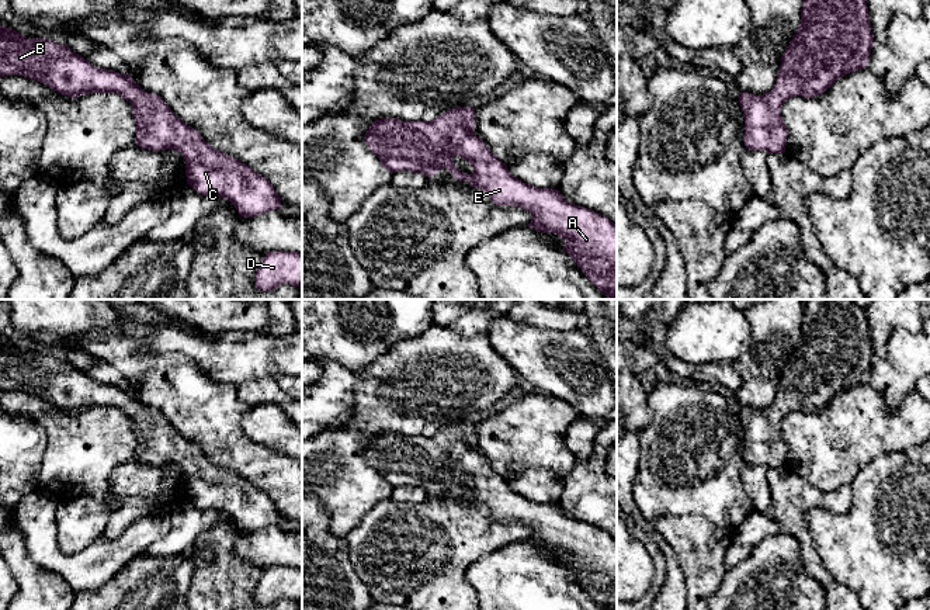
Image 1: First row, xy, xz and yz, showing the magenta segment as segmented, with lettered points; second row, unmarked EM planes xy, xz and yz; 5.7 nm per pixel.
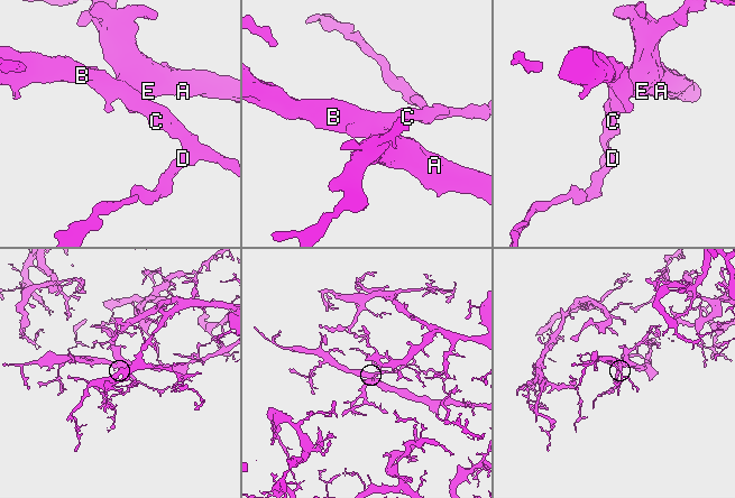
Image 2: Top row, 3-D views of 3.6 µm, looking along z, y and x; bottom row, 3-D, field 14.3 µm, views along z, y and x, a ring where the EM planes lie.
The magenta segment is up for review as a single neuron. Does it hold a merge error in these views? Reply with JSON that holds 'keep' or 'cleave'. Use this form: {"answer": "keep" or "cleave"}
{"answer": "keep"}

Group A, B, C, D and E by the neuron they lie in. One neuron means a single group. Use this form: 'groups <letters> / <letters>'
groups A B C D E

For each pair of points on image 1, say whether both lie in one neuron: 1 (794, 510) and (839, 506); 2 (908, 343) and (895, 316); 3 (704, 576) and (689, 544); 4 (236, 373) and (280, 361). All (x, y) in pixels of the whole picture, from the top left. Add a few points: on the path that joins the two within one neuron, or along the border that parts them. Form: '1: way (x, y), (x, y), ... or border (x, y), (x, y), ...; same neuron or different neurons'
1: way (805, 502), (828, 502); same neuron
2: border (915, 332), (896, 328), (884, 356); different neurons
3: way (704, 568), (703, 562), (693, 553); same neuron
4: way (247, 361), (269, 360); same neuron

